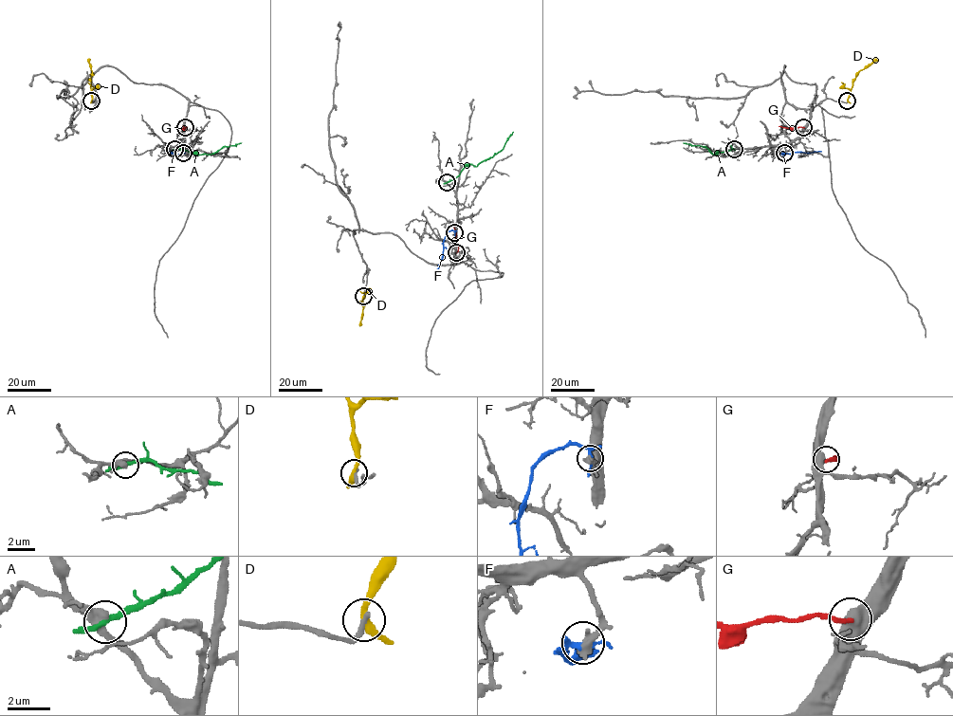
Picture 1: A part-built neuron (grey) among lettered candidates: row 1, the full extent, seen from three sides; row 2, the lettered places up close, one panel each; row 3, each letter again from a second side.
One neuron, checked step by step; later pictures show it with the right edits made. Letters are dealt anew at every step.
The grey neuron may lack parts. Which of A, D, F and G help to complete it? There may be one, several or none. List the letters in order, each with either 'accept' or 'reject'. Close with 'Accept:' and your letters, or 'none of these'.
A: reject
D: reject
F: reject
G: reject
Accept: none of these

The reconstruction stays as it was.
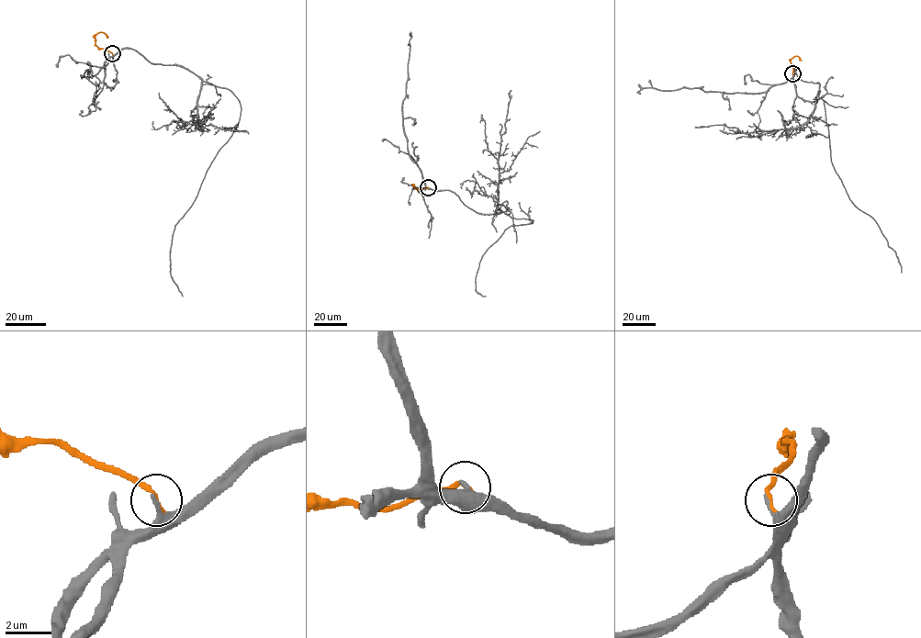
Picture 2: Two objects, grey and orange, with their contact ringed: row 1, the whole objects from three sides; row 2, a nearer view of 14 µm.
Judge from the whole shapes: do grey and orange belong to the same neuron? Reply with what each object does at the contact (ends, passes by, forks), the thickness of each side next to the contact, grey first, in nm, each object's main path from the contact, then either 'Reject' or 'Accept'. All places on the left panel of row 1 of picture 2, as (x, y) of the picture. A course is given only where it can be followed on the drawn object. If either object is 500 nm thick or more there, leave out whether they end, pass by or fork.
At the ring grey ends. At the ring orange ends. Thickness 240 nm (grey) against 160 nm. Course of grey: (112, 53), (131, 48), (152, 63), (183, 66), (241, 105), (237, 127), (175, 224), (170, 271), (183, 296). Course of orange: (112, 53), (95, 43), (95, 35), (98, 32), (103, 32), (107, 38). Accept

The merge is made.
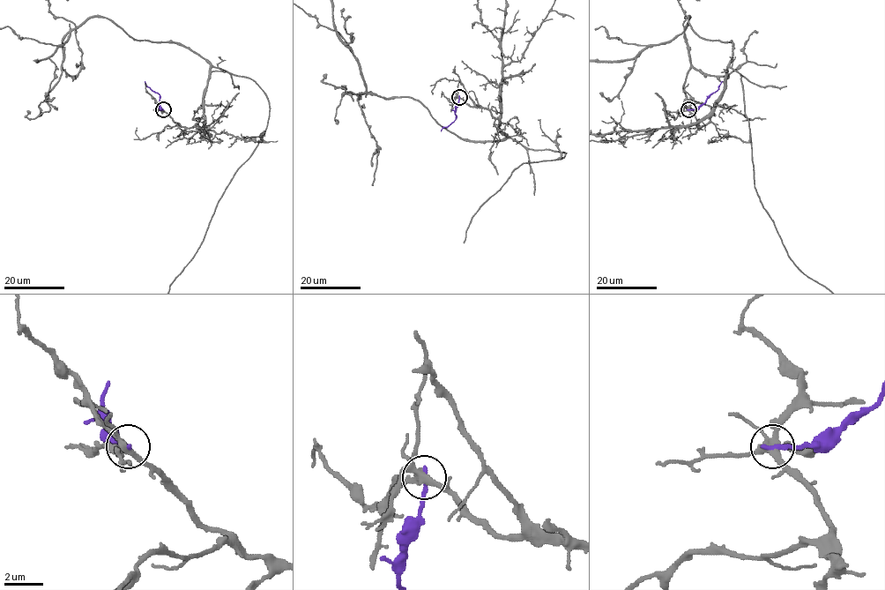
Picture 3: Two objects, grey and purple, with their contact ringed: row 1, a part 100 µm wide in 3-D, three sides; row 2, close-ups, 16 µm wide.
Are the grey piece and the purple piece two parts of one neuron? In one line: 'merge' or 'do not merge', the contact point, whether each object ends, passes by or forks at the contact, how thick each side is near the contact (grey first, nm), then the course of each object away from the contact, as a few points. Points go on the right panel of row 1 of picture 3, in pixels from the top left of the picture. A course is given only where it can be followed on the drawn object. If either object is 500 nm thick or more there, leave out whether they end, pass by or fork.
do not merge; at (688, 109); grey forks there; purple ends there; 340 nm thick on the grey side, 240 nm on the other; grey runs (688, 109), (709, 122), (732, 45), (702, 39), (689, 17), (623, 60); purple runs (688, 109), (698, 108), (723, 81)

